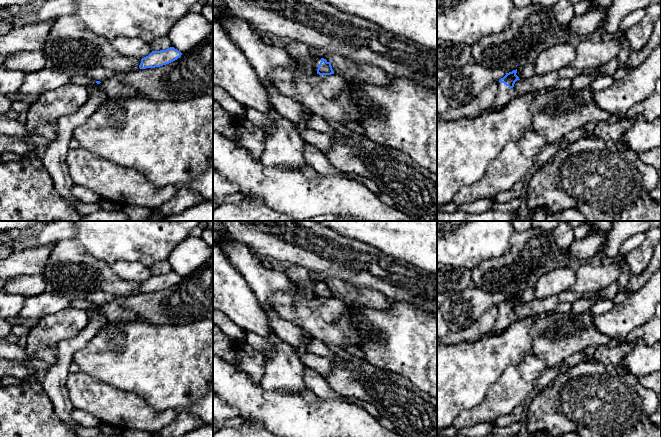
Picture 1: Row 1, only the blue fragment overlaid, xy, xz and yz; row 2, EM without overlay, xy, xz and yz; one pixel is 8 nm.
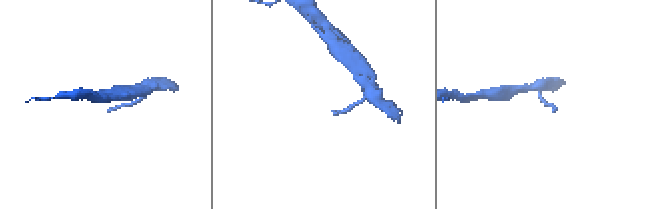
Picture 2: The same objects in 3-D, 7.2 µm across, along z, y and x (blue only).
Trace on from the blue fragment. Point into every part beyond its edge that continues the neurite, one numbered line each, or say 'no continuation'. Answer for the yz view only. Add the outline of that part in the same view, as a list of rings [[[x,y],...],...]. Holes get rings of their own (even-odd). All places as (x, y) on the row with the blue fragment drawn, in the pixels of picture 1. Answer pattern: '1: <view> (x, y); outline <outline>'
1: yz (505, 93); outline [[[498,82],[499,85],[499,91],[497,93],[496,99],[490,108],[492,111],[500,111],[509,100],[516,97],[519,93],[517,90],[513,88],[509,88],[504,83]]]

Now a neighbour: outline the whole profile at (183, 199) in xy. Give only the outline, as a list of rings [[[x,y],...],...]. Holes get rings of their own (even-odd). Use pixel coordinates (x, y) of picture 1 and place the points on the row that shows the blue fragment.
[[[188,184],[178,187],[175,195],[162,206],[155,210],[157,215],[162,217],[169,217],[171,215],[179,214],[186,209],[204,202],[205,199],[197,193],[192,193]]]

